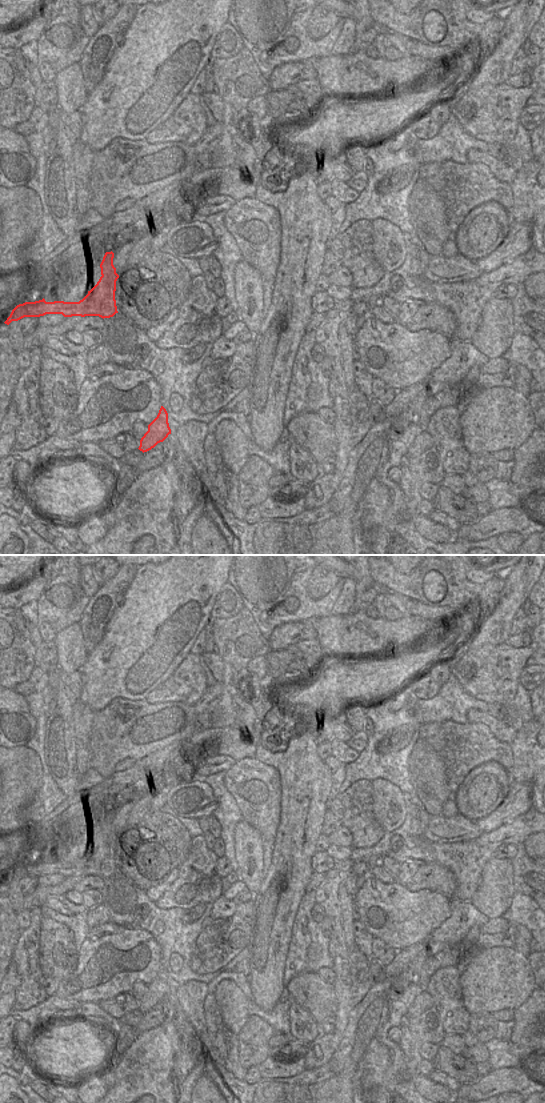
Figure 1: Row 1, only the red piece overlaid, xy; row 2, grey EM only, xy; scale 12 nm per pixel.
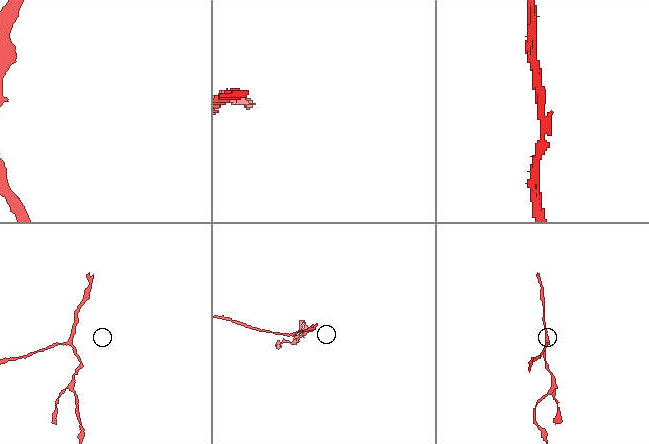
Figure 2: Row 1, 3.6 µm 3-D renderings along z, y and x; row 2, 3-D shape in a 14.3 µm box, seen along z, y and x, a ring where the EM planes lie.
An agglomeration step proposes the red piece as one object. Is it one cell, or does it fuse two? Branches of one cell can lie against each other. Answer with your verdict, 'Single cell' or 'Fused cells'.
Fused cells.

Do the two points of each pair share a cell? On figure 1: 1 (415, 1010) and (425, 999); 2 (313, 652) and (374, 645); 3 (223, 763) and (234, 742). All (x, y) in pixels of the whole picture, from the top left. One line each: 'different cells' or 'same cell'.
1: same cell
2: different cells
3: different cells

